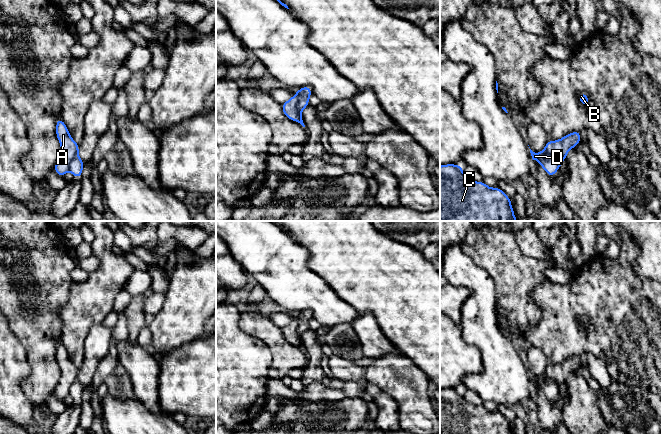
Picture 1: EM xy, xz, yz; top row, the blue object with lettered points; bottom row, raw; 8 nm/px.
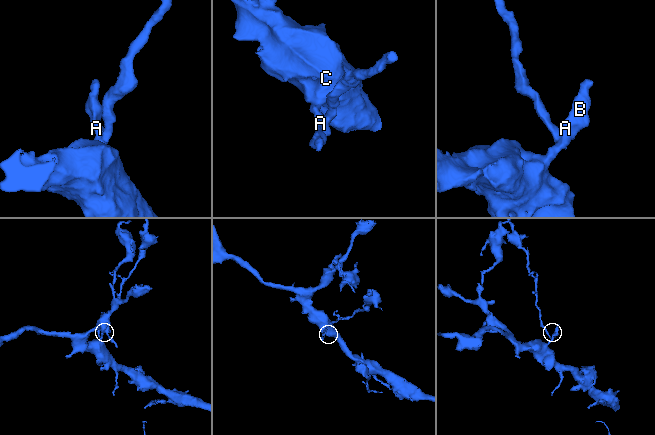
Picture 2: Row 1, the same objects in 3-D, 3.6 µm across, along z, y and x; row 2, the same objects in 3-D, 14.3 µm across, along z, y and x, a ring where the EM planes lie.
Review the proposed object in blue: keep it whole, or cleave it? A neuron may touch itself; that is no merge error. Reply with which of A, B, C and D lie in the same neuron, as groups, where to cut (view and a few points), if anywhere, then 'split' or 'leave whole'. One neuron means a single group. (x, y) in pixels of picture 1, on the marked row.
groups A B C / D; cut yz (543, 151), (546, 156), (553, 157), (561, 163); split

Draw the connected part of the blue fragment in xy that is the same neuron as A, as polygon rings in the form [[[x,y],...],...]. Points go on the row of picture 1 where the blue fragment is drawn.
[[[61,118],[56,120],[56,136],[61,145],[61,153],[54,166],[54,171],[60,177],[64,177],[71,161],[79,152],[79,144],[70,136],[67,126]]]

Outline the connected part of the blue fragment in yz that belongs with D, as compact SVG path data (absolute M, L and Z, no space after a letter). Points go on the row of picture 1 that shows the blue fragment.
M530 149L532 159L538 162L544 169L544 171L552 178L556 174L557 170L561 167L561 163L554 158L546 157L544 151L535 153Z

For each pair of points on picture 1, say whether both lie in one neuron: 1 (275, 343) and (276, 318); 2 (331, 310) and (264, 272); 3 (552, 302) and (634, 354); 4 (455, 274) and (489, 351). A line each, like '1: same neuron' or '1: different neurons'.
1: different neurons
2: same neuron
3: same neuron
4: same neuron

